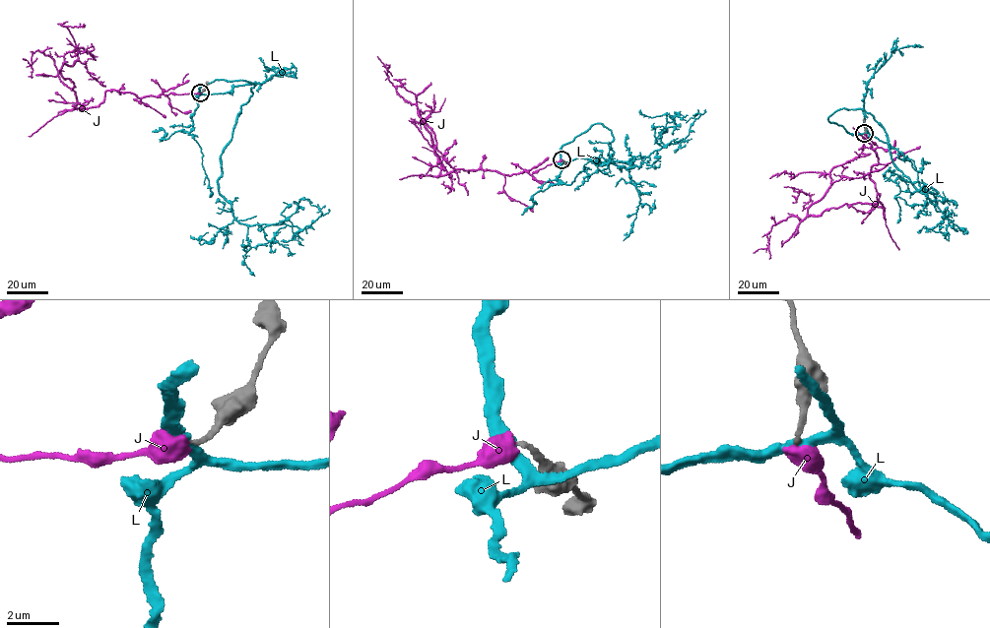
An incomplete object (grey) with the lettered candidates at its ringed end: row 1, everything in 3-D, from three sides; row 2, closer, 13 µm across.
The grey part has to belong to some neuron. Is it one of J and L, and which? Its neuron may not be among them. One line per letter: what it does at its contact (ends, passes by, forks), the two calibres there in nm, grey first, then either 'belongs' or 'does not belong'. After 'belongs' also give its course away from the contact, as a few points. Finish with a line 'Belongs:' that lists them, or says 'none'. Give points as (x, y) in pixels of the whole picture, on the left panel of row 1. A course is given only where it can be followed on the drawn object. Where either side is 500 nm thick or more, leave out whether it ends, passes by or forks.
J: calibres 200 and 600 nm; belongs; course (201, 93), (108, 90), (98, 106), (83, 107), (60, 72), (78, 49), (60, 25), (83, 26)
L: it passes by; calibres 200 and 380 nm; does not belong
Belongs: J

